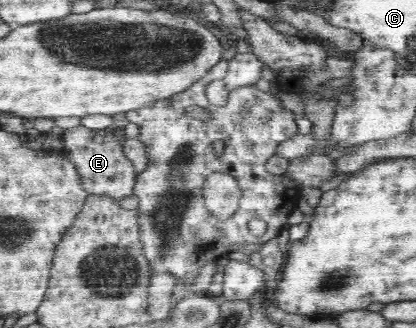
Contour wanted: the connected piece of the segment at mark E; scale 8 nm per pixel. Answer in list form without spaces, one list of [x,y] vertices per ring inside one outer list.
[[[78,125],[65,130],[61,138],[64,143],[63,154],[67,155],[77,168],[83,188],[90,195],[110,196],[117,201],[133,195],[138,174],[123,153],[123,138],[120,132],[113,132],[111,127],[104,130],[91,130]]]

